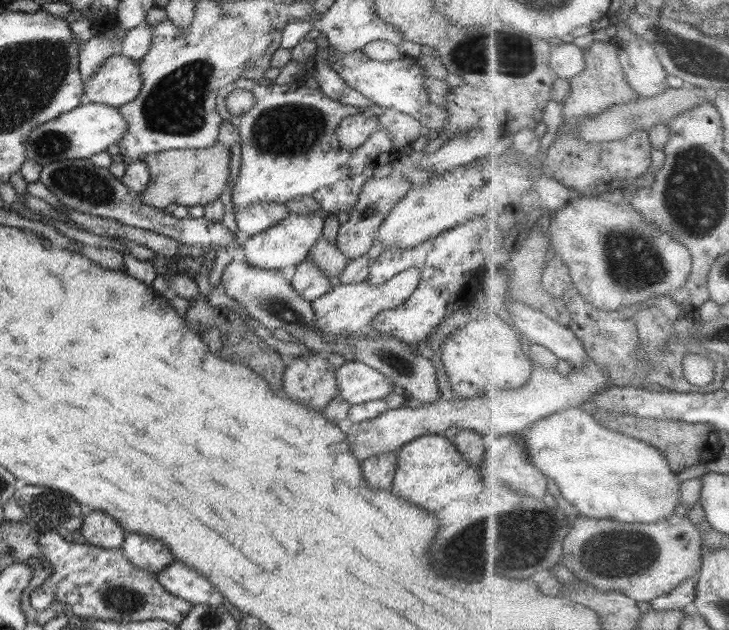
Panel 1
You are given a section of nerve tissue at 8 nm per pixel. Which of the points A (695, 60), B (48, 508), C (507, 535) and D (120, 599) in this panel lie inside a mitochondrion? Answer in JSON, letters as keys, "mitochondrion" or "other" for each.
{"A":"mitochondrion","B":"mitochondrion","C":"mitochondrion","D":"mitochondrion"}

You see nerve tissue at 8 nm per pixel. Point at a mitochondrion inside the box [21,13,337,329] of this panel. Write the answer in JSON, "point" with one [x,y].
{"point":[175,106]}

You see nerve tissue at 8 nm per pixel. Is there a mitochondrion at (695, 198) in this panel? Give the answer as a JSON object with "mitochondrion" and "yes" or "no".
{"mitochondrion":"yes"}

